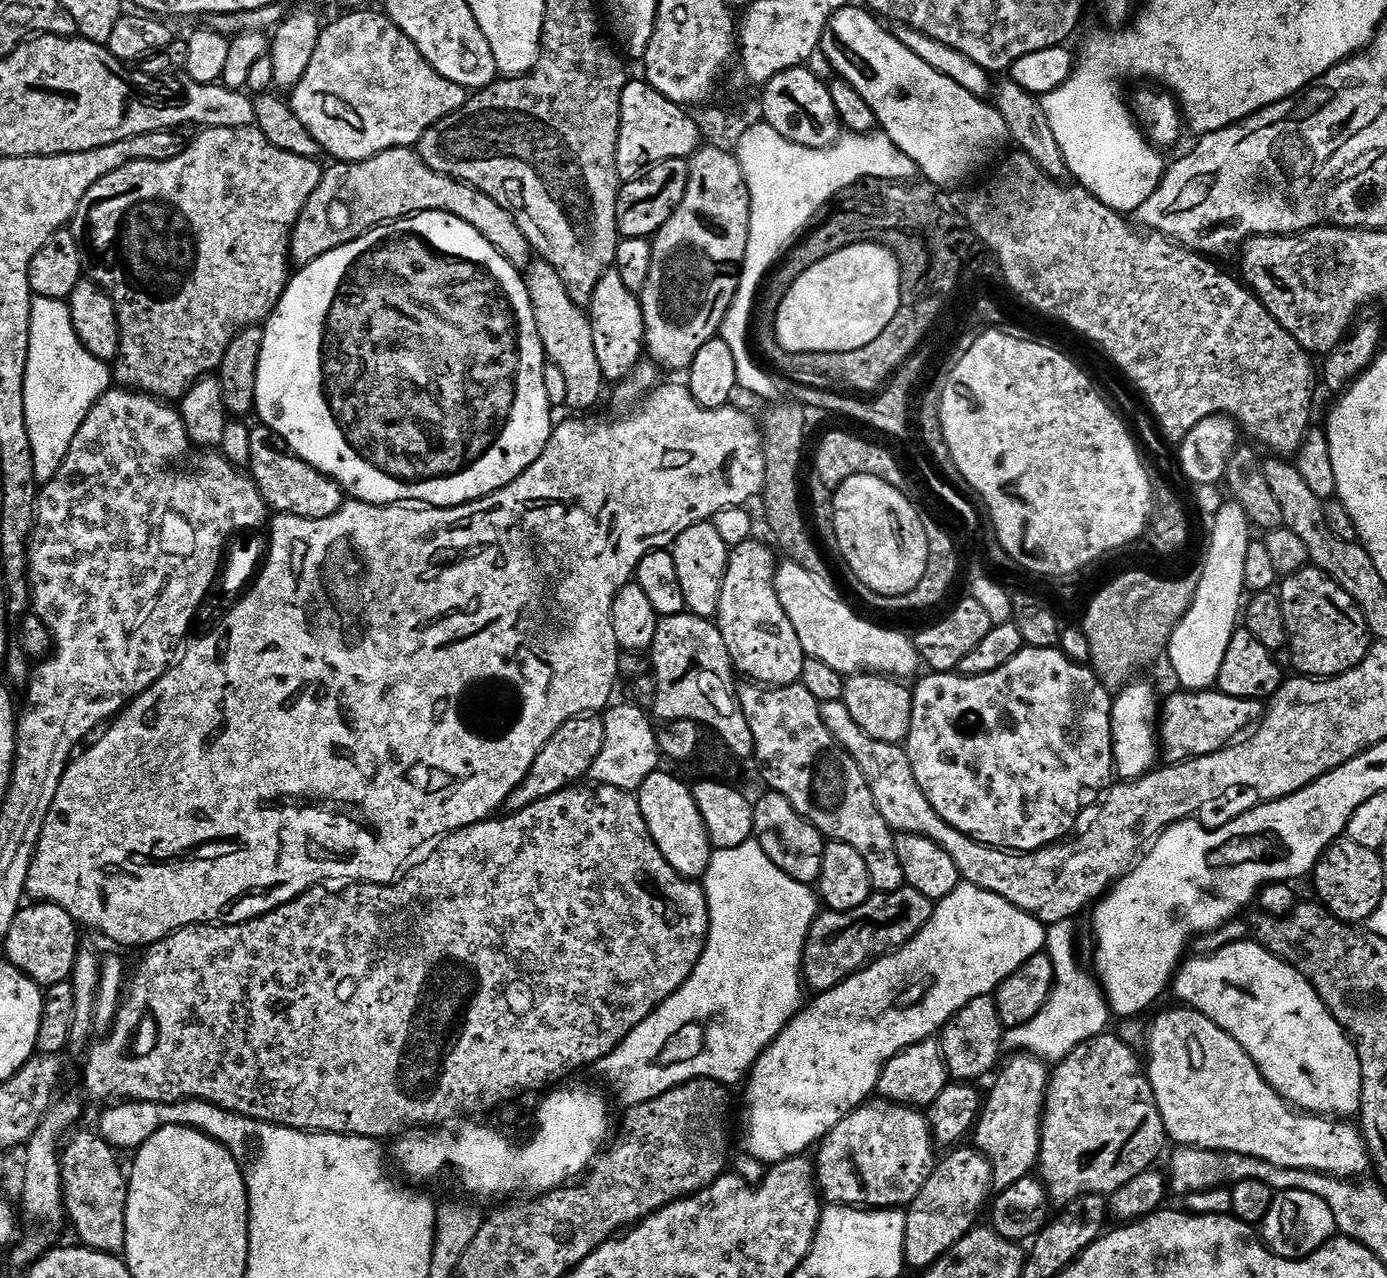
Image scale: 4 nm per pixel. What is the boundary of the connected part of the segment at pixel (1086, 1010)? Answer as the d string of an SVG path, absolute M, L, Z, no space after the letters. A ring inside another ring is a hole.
M1075 923L1049 924L1046 928L1046 953L1055 964L1055 980L1048 1000L1030 1022L1004 1033L1003 1047L1016 1054L1038 1056L1045 1062L1067 1058L1082 1042L1105 1035L1110 1021L1108 1000L1095 975L1076 961Z

